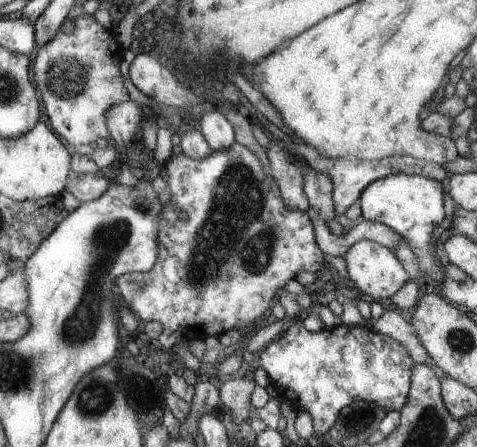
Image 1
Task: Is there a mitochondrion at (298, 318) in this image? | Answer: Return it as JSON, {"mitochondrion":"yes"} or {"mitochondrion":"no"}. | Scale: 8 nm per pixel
{"mitochondrion":"no"}

